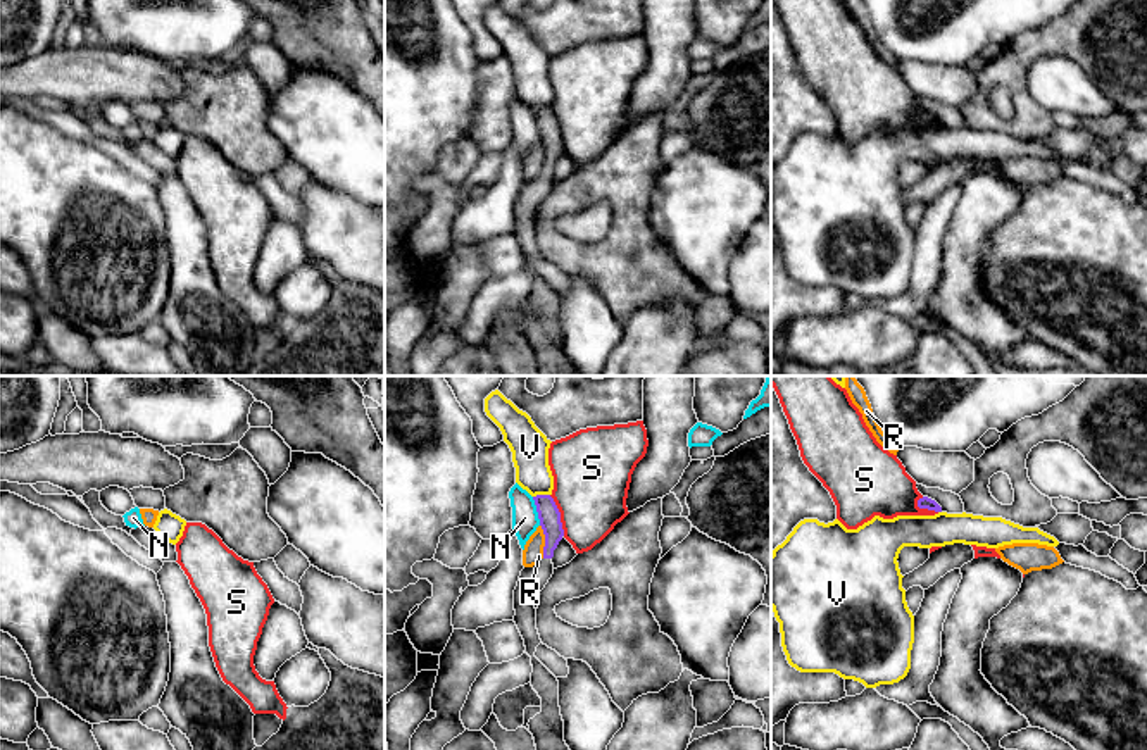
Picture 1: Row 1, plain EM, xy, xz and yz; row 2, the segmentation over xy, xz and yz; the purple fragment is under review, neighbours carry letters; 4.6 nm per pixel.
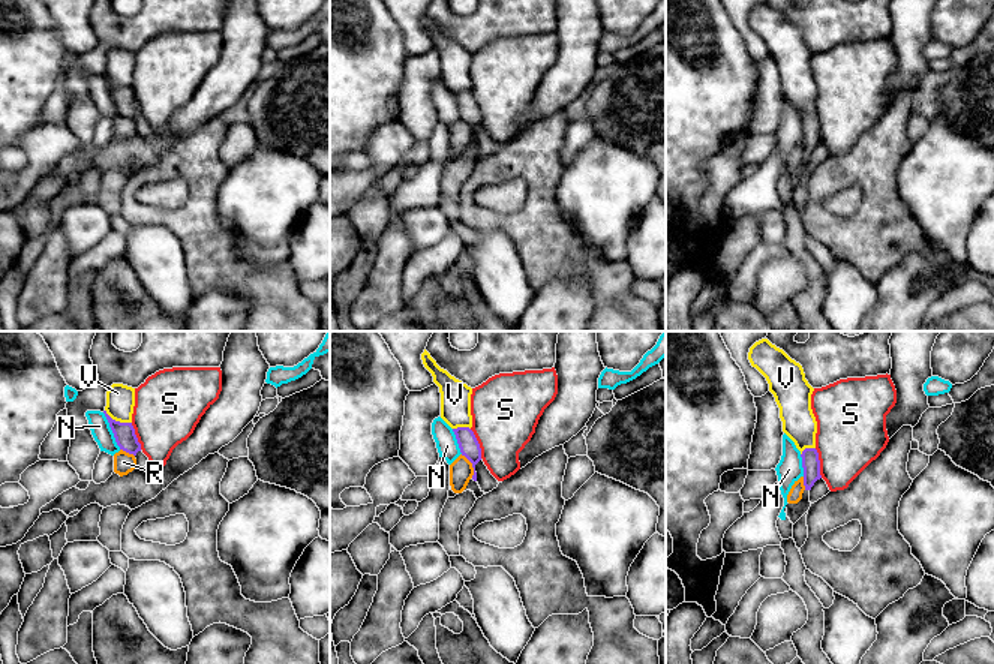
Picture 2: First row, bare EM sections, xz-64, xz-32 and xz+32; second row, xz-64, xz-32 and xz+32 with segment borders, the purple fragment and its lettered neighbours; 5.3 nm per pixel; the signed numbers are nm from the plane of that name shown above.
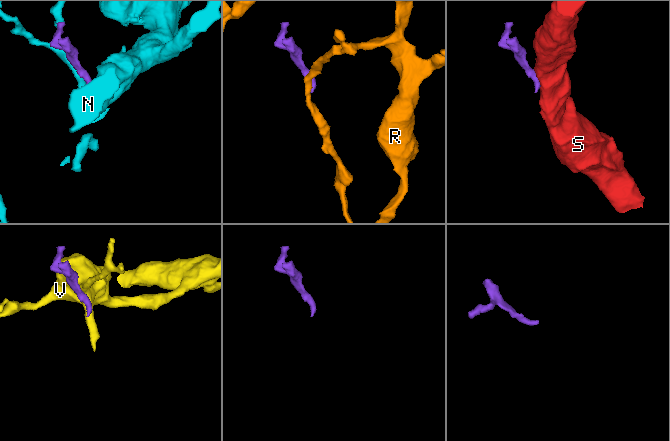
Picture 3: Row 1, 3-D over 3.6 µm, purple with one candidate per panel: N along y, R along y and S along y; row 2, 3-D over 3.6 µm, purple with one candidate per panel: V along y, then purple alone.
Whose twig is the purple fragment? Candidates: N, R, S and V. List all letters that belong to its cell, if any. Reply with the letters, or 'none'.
none

